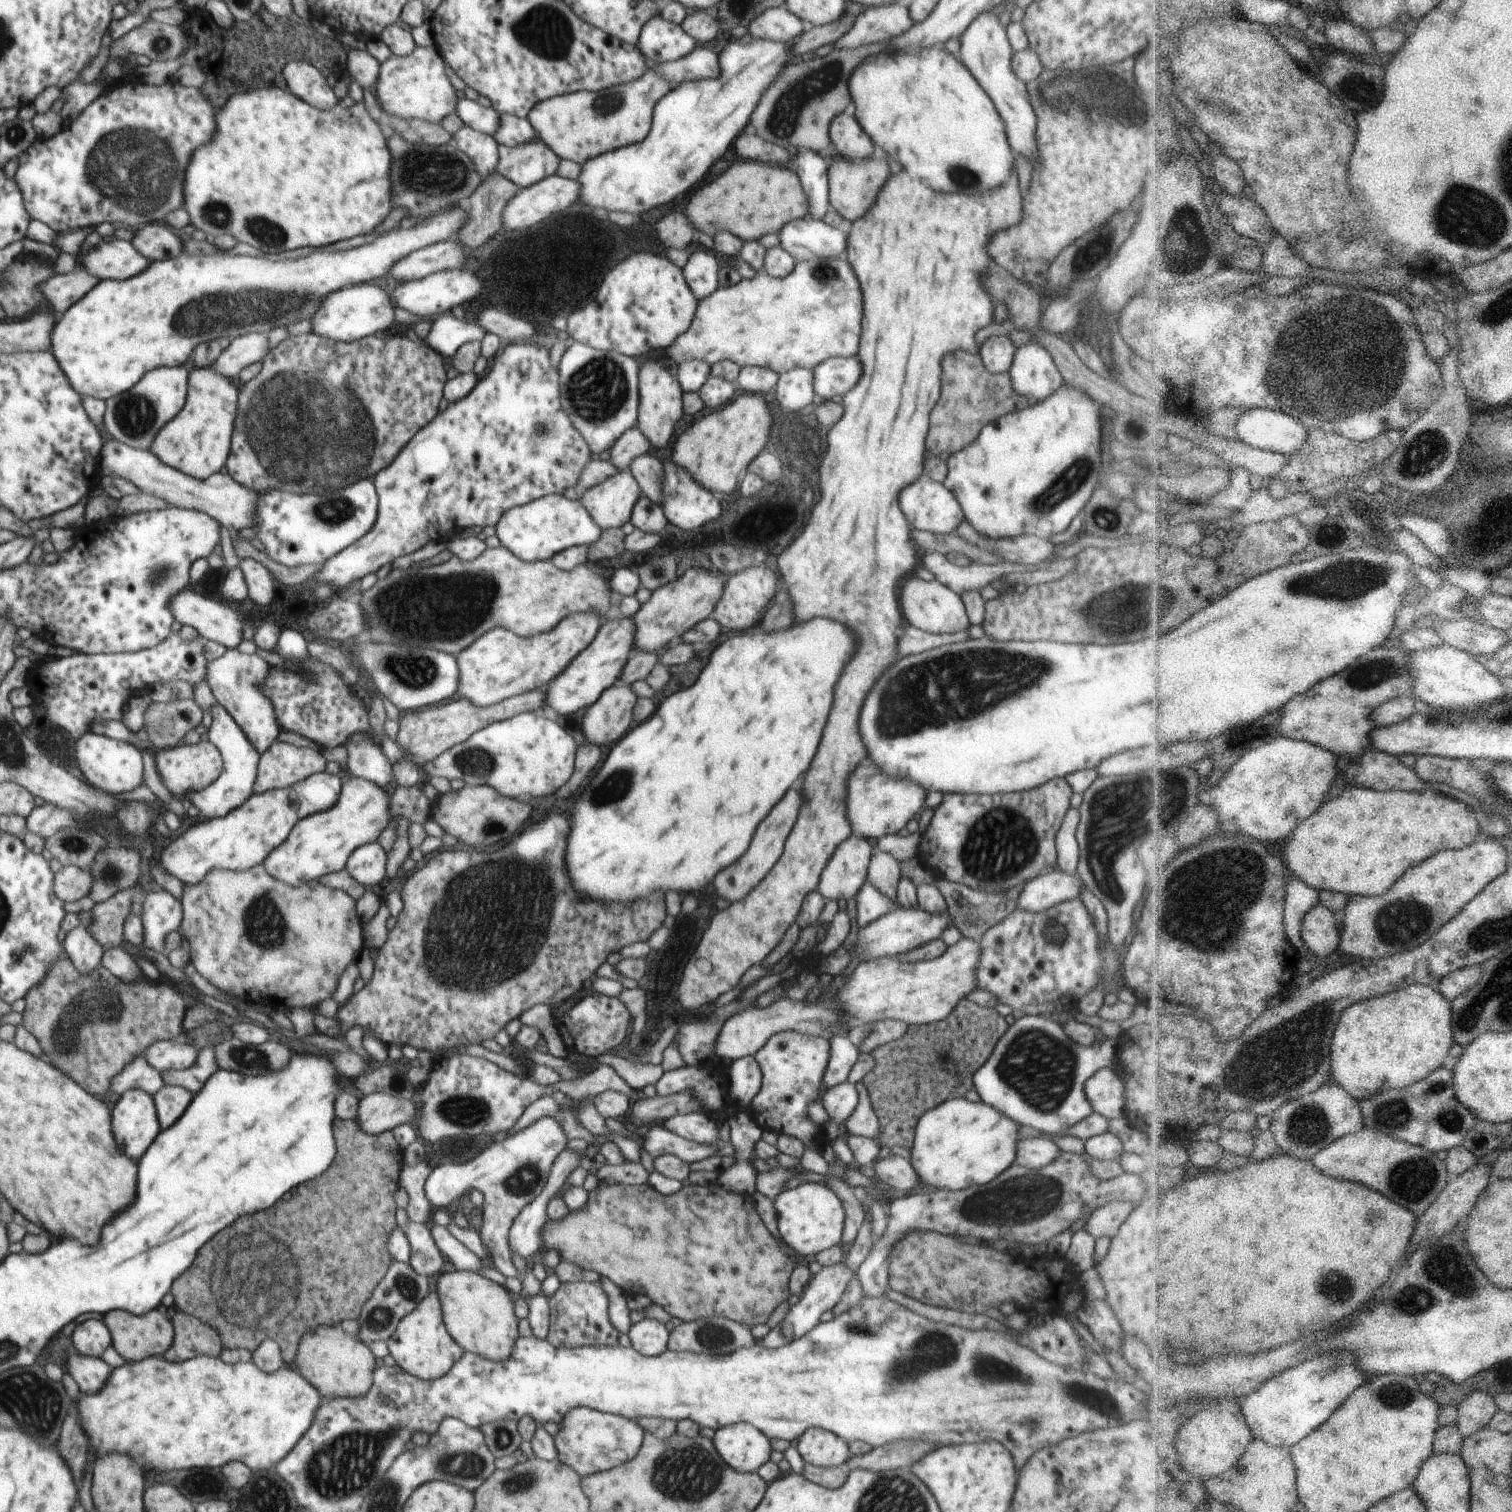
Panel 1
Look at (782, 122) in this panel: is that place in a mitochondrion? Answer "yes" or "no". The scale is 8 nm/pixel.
yes

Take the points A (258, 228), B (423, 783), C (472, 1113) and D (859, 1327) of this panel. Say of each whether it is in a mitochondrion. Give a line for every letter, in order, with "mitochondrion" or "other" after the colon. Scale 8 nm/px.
A: mitochondrion
B: other
C: mitochondrion
D: mitochondrion

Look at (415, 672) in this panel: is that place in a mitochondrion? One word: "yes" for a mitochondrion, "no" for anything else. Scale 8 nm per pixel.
yes

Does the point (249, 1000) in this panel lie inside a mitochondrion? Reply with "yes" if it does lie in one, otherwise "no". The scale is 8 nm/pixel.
no

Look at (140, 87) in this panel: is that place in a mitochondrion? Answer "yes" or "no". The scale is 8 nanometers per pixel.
no

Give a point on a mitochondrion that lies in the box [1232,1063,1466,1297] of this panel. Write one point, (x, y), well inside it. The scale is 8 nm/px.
(1416, 1179)

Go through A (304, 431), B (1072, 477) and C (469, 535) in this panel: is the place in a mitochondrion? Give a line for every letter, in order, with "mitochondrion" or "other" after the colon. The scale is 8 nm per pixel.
A: mitochondrion
B: mitochondrion
C: other

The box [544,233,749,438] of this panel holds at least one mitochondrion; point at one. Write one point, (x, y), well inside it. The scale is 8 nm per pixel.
(597, 390)

